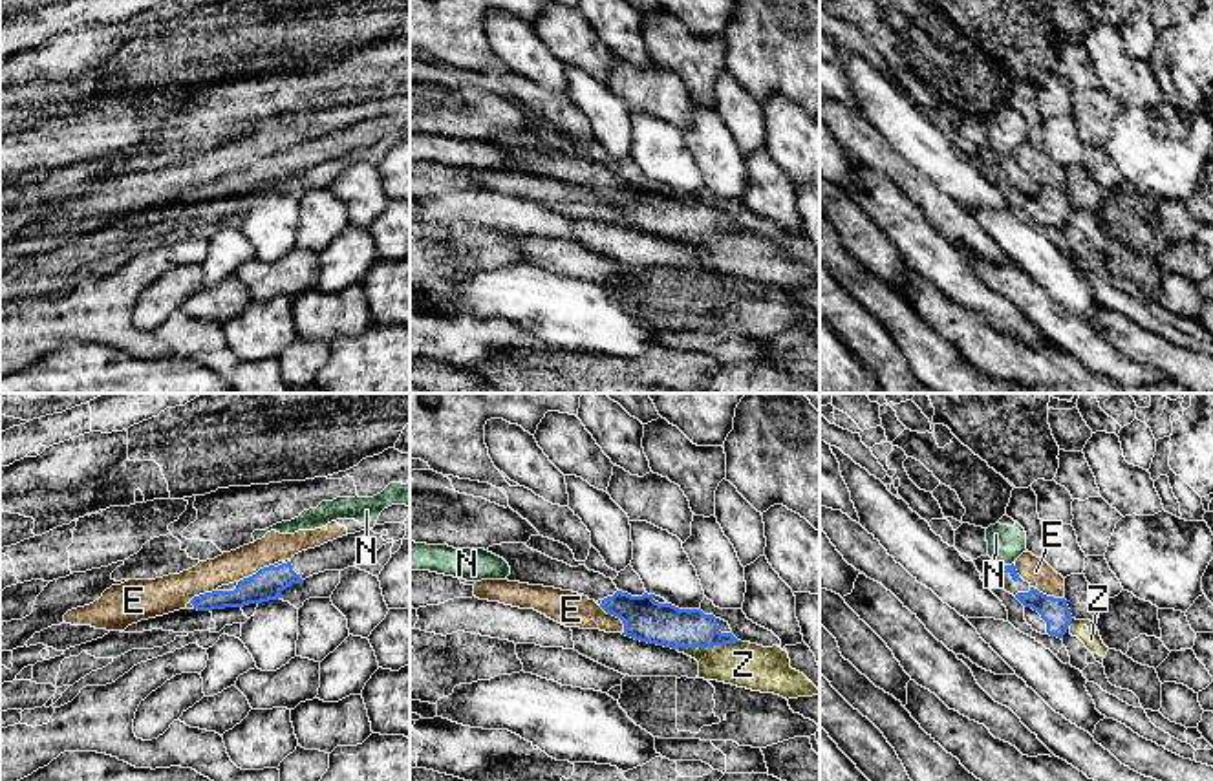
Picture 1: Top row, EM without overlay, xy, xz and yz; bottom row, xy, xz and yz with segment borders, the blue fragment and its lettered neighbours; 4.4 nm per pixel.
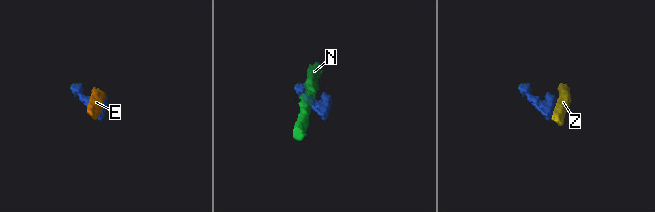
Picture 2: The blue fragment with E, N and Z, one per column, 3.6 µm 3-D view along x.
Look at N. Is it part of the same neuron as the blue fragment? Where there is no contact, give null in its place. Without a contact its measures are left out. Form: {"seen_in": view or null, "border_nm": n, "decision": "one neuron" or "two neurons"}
{"seen_in": "yz", "border_nm": 60, "decision": "two neurons"}

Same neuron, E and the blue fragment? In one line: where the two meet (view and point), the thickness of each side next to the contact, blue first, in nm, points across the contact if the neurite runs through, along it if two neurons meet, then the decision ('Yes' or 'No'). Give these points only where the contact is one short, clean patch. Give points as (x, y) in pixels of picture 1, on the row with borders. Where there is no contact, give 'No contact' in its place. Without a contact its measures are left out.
Touches blue at xy (257, 573). Thickness 140 nm (blue) against 140 nm. No

